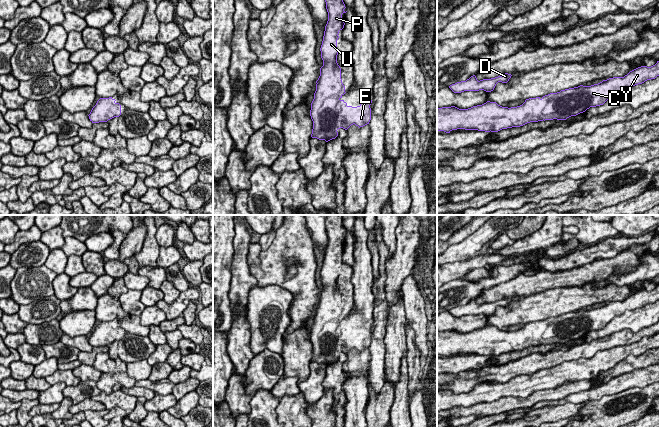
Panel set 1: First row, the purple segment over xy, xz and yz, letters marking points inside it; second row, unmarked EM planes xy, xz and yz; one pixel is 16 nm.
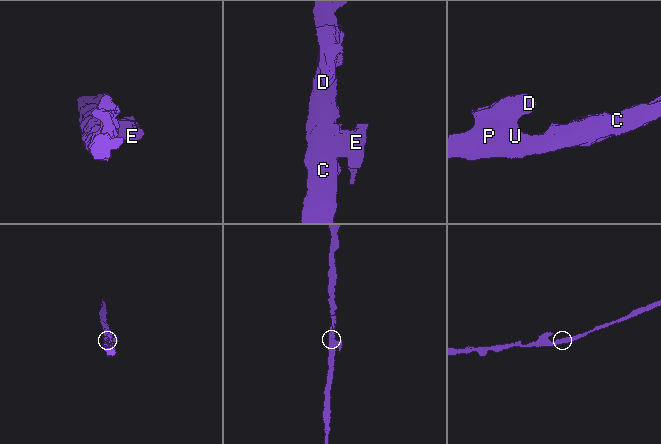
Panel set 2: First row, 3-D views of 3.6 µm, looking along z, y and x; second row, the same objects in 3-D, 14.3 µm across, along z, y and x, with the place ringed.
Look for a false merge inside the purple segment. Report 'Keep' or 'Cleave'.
Keep

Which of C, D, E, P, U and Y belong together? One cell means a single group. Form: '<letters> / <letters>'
C D E P U Y

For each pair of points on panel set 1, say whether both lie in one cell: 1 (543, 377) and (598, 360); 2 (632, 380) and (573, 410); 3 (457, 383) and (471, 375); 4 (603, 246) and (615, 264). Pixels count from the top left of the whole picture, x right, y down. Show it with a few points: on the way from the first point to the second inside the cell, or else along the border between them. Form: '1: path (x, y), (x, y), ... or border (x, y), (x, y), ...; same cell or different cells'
1: path (557, 376), (567, 371), (584, 368); same cell
2: border (584, 402), (573, 404); different cells
3: path (460, 383), (468, 378); same cell
4: border (628, 248), (612, 257), (602, 259); different cells

